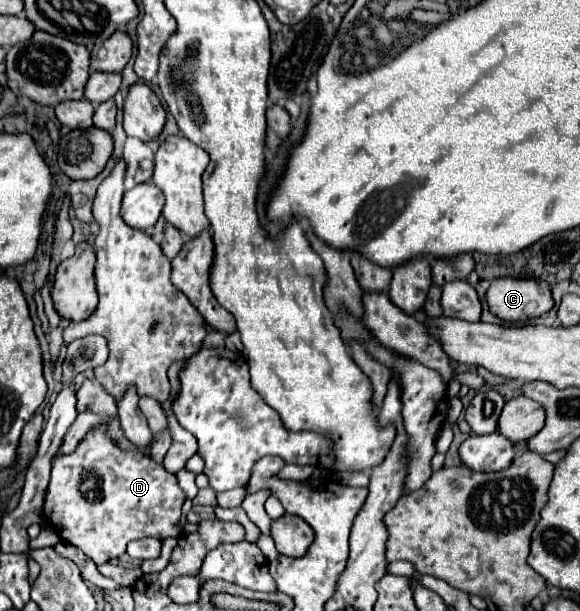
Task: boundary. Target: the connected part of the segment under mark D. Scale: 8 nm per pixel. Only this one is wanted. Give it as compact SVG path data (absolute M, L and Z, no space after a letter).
M100 428L100 432L90 432L76 452L54 460L44 520L62 540L80 548L100 566L120 558L132 540L178 536L182 504L184 492L174 474L168 474L150 456L122 452Z

